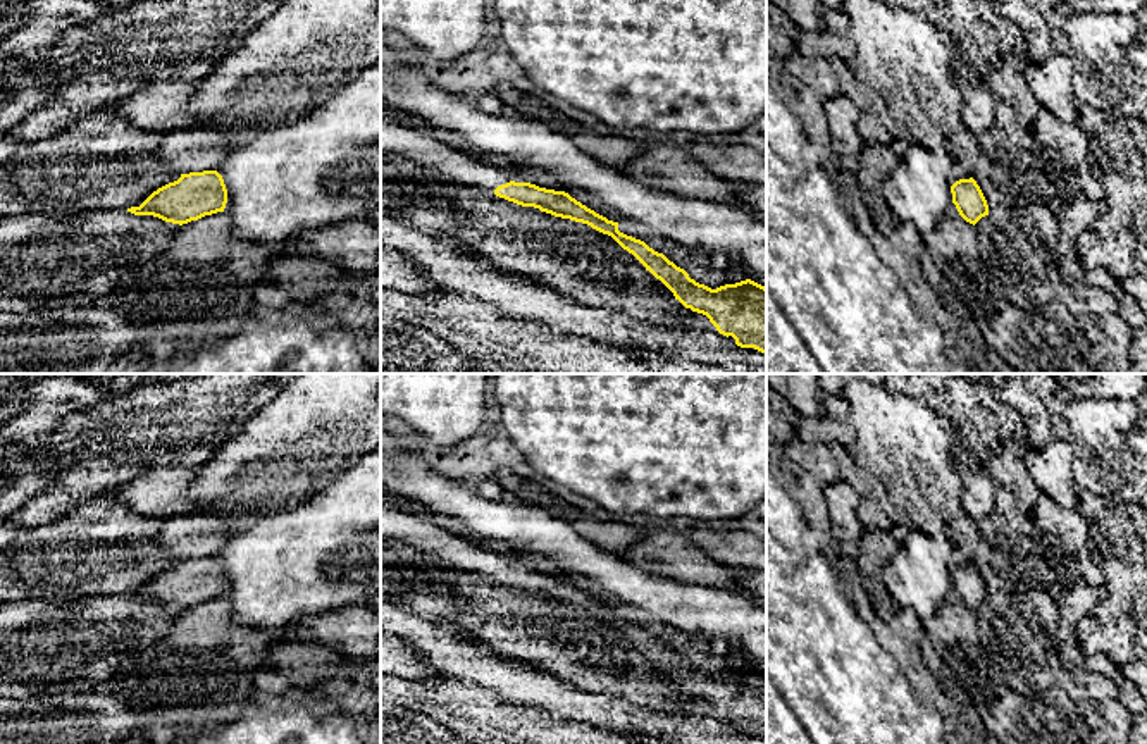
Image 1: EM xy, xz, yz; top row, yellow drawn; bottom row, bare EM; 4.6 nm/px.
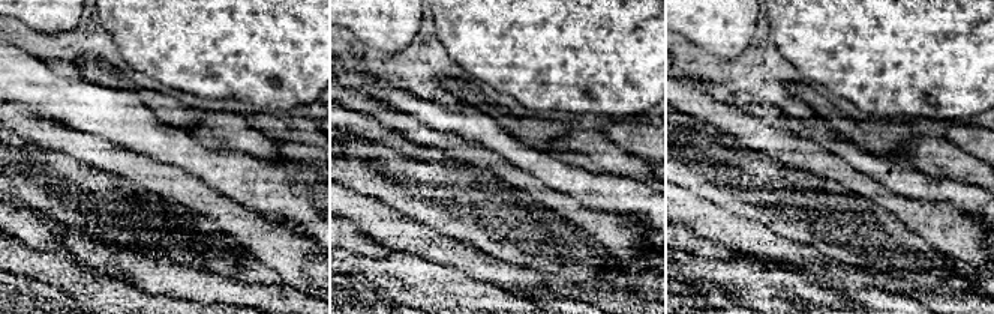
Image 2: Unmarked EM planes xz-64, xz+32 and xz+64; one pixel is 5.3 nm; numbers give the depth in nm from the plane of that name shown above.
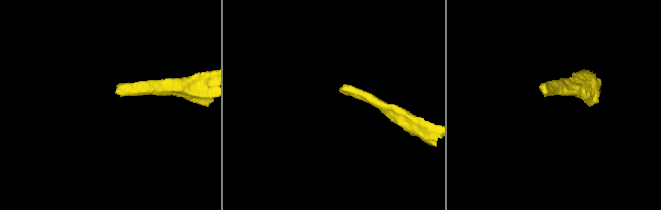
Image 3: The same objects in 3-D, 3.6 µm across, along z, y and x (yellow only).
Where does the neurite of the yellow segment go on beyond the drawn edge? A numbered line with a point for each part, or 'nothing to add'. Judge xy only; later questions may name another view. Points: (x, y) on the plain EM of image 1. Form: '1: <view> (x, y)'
nothing to add

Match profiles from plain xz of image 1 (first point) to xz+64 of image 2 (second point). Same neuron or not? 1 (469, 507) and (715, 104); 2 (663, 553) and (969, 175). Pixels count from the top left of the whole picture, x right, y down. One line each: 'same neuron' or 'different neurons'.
1: different neurons
2: same neuron

